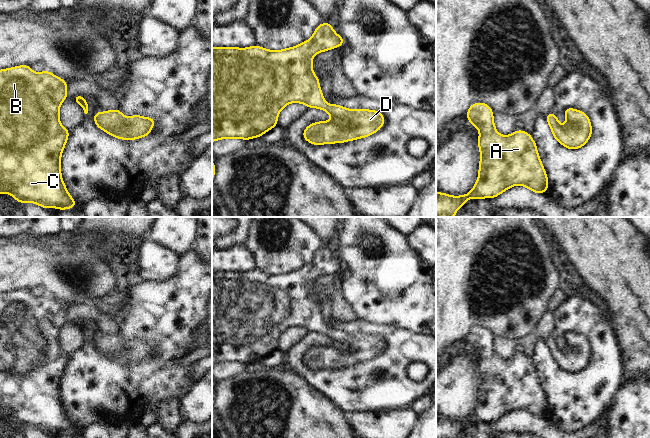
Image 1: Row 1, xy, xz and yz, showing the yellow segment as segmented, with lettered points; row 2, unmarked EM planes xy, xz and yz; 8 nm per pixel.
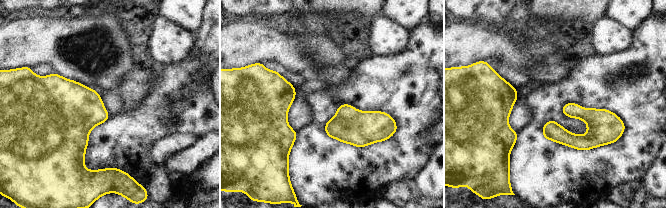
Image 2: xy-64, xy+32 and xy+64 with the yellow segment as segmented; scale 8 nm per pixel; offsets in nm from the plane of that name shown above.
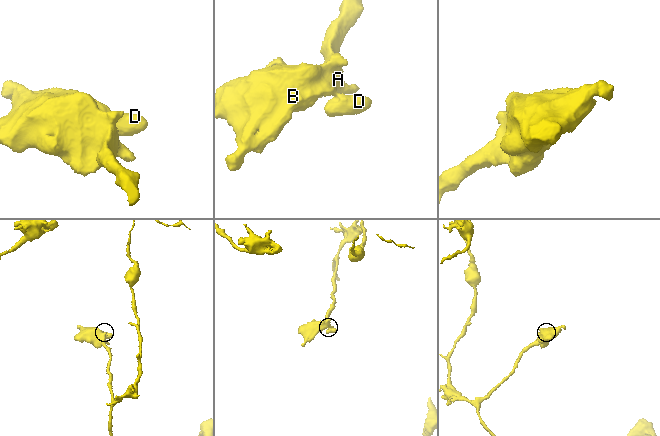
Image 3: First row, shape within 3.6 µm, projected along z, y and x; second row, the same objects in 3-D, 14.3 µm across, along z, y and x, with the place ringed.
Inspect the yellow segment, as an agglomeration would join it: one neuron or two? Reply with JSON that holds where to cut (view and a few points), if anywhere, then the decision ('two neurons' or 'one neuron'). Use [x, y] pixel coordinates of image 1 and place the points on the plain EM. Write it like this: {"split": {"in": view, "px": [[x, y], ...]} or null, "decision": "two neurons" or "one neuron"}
{"split": null, "decision": "one neuron"}

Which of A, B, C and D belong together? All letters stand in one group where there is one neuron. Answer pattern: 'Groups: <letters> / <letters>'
Groups: A B C D

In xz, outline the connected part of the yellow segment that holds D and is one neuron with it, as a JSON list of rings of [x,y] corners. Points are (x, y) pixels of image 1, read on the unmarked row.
[[[321,247],[314,255],[313,262],[297,271],[271,275],[256,269],[239,273],[237,271],[212,271],[212,366],[225,362],[249,364],[261,361],[266,355],[278,349],[279,336],[292,326],[304,327],[308,332],[326,334],[333,344],[312,347],[303,355],[303,362],[314,369],[343,367],[355,364],[379,355],[385,347],[385,341],[374,334],[349,334],[337,328],[328,329],[322,319],[319,303],[312,294],[312,283],[316,277],[344,269],[344,262],[334,256],[331,247]]]

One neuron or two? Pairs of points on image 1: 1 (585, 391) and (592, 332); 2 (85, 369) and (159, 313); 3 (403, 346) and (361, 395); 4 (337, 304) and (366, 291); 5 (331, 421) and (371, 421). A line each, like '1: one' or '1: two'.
1: one
2: one
3: one
4: two
5: two

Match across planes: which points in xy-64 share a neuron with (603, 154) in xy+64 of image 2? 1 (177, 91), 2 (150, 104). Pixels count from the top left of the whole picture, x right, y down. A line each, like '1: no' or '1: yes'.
1: yes
2: yes

